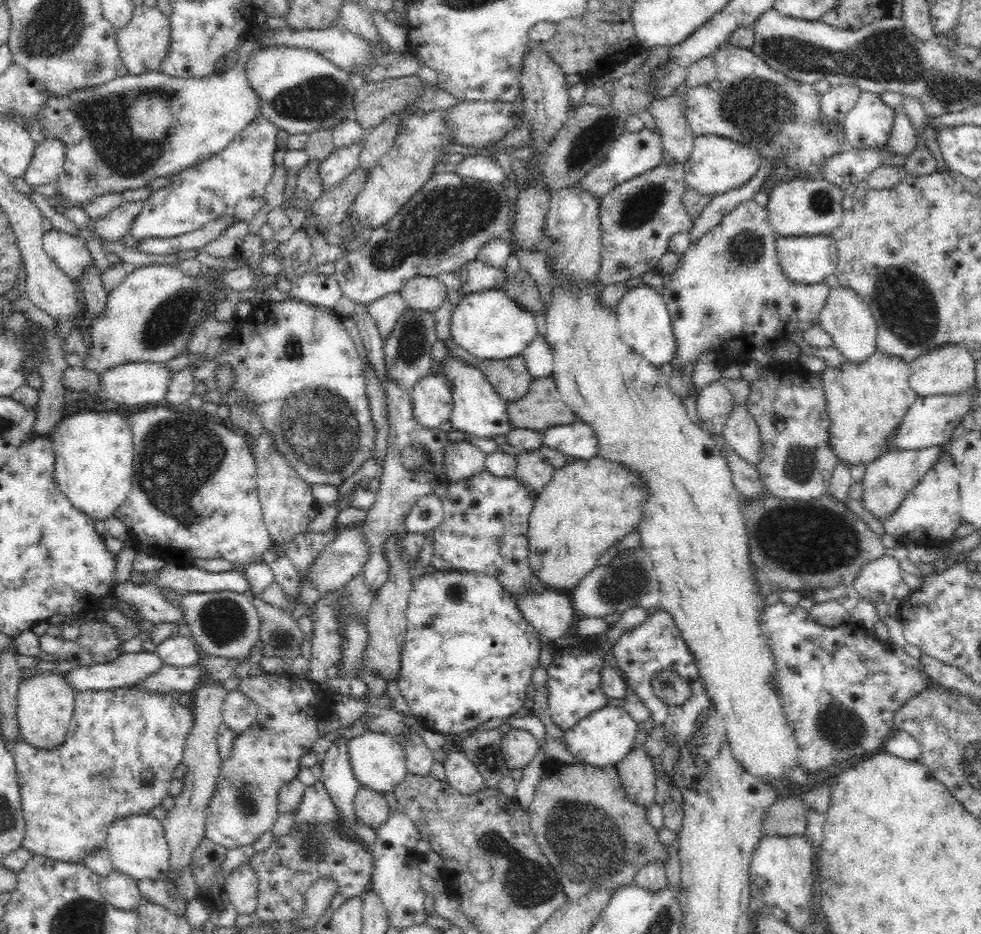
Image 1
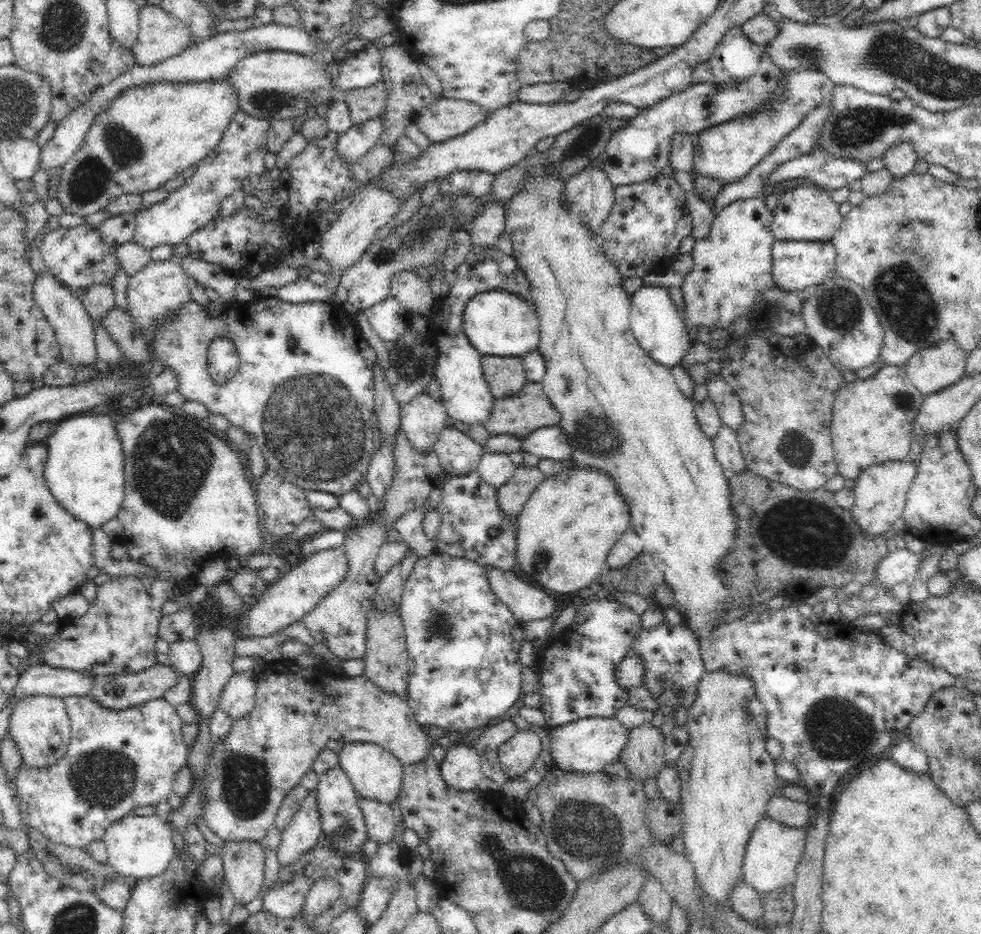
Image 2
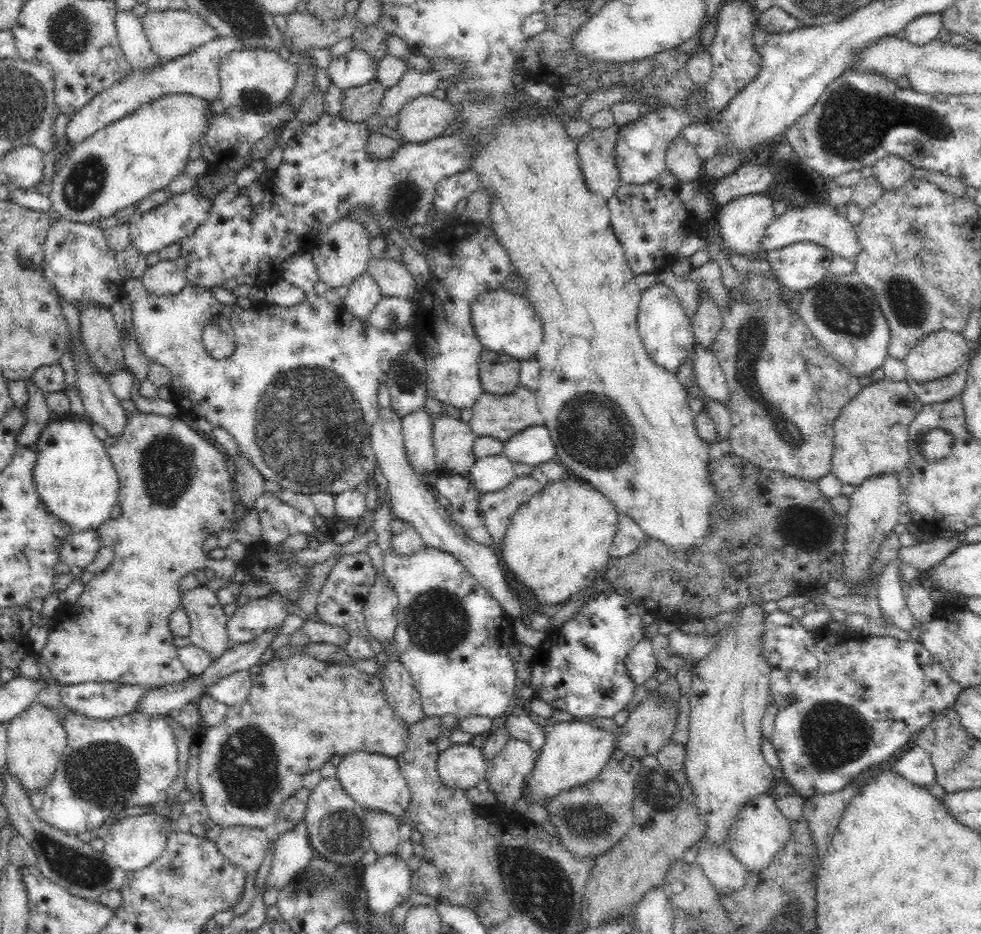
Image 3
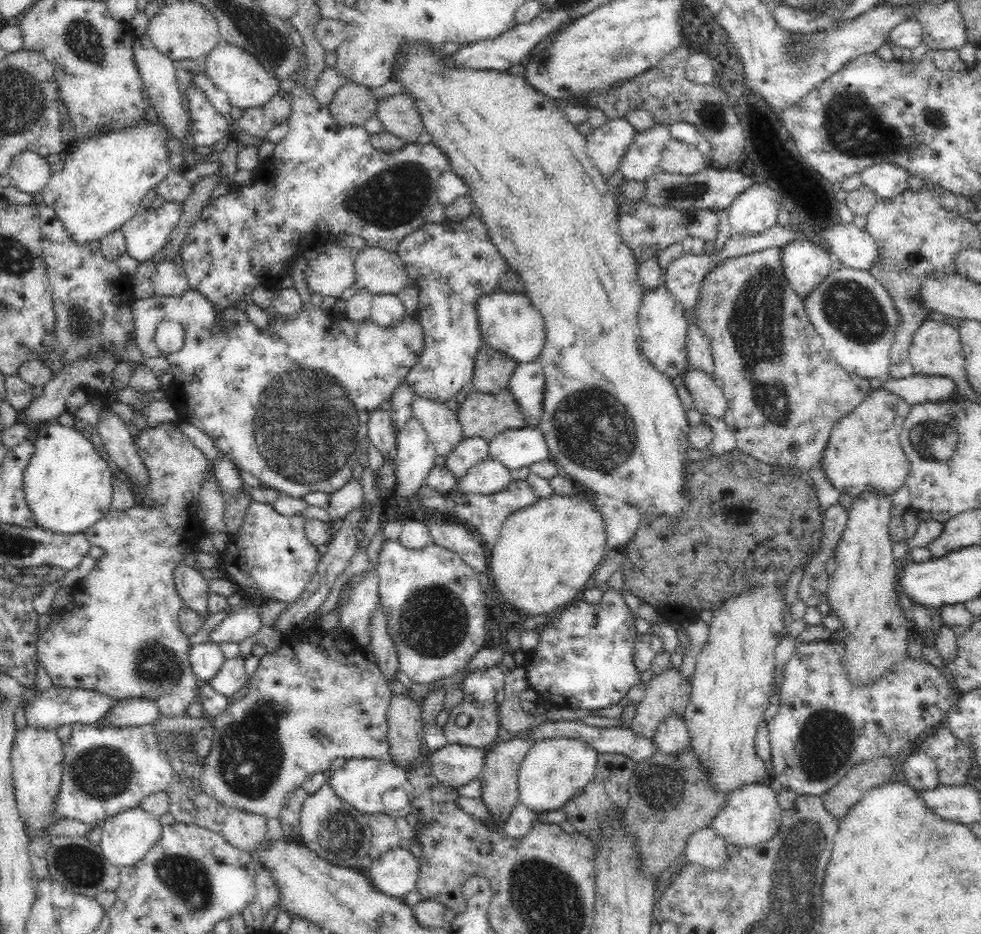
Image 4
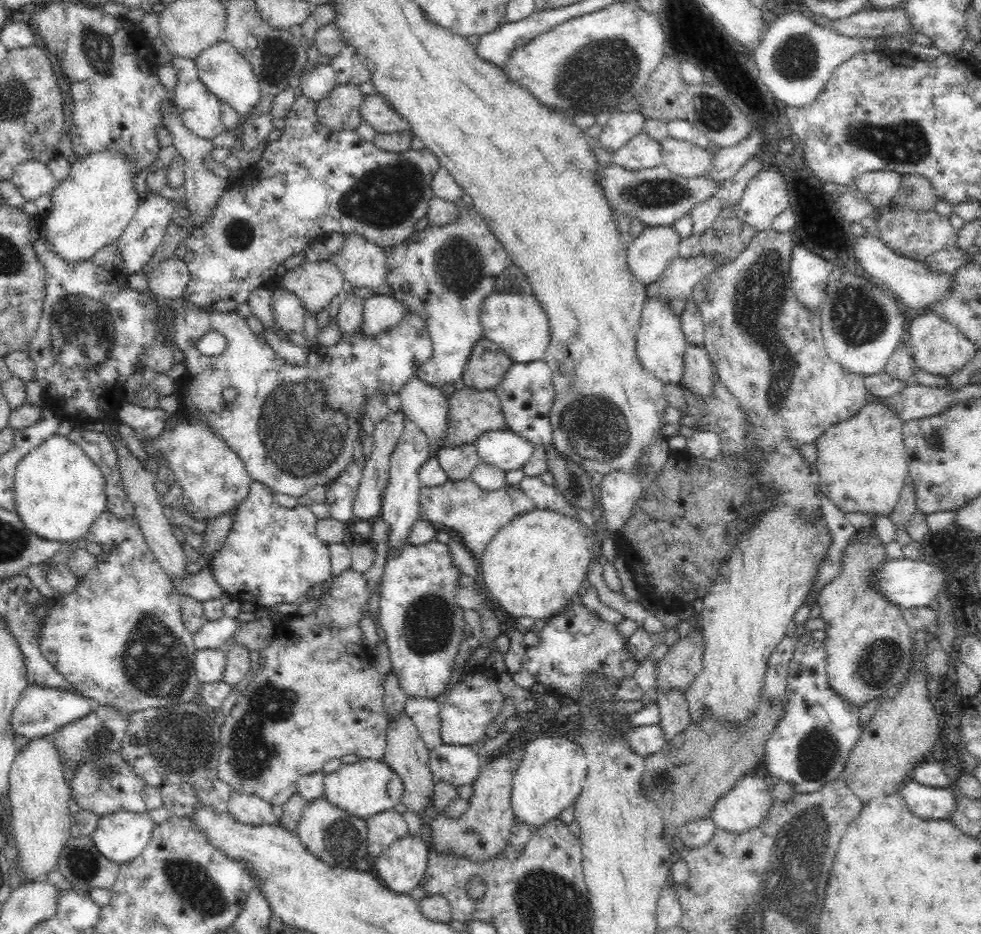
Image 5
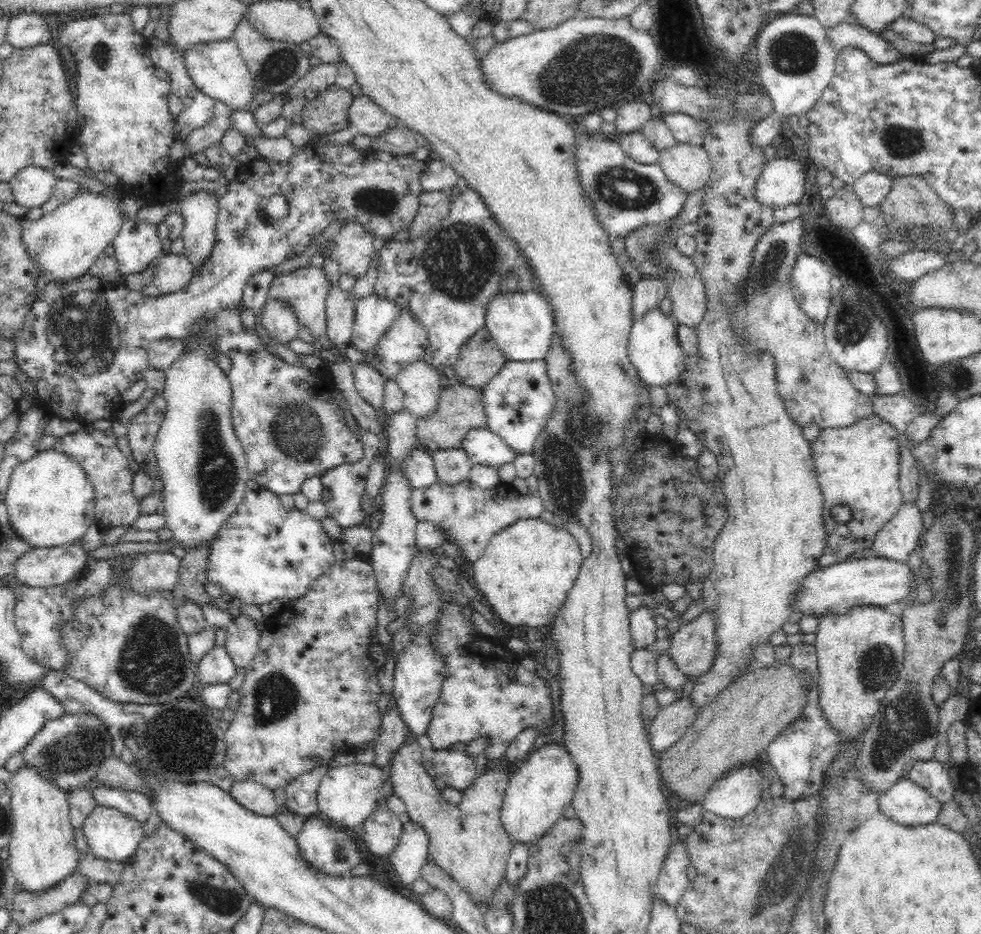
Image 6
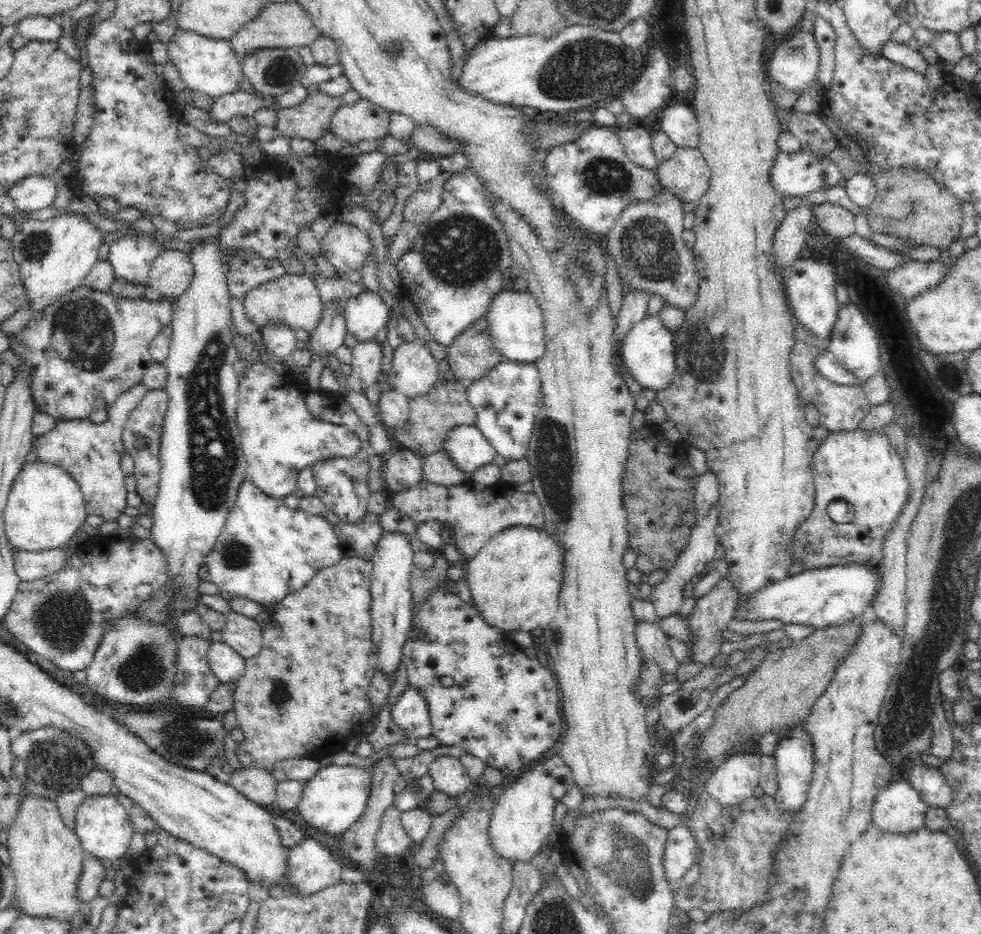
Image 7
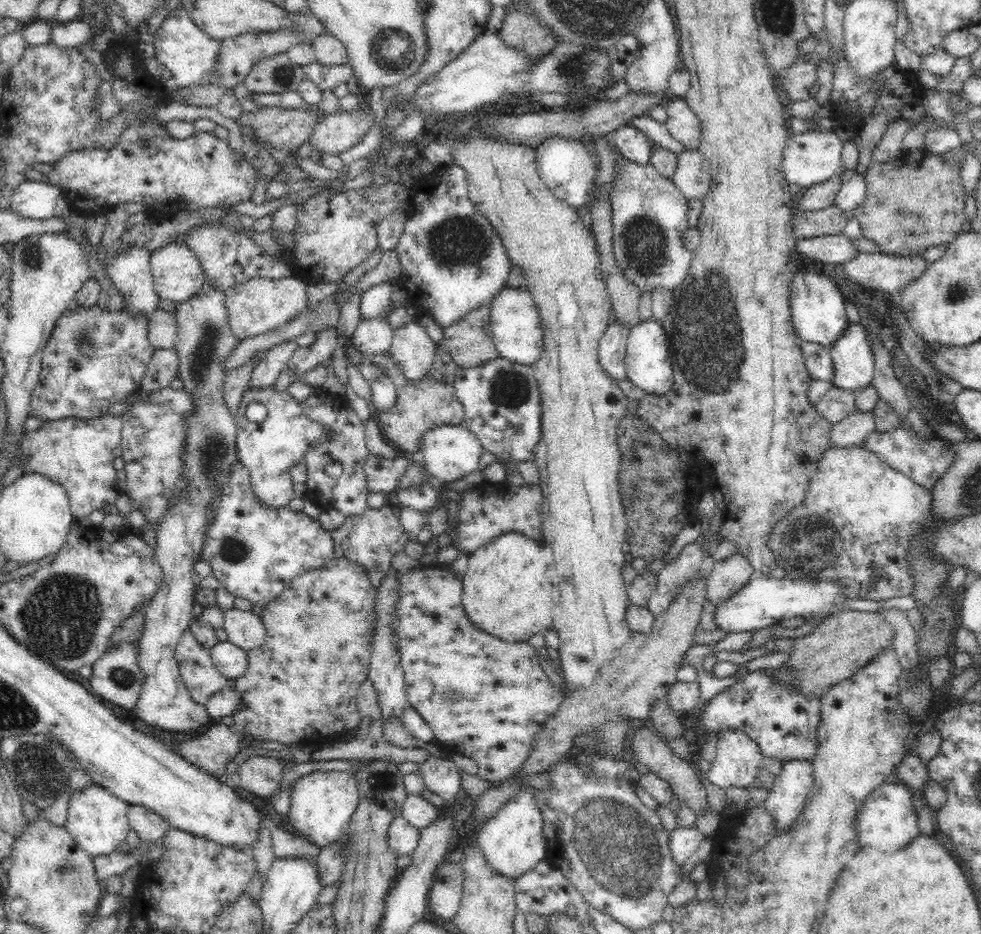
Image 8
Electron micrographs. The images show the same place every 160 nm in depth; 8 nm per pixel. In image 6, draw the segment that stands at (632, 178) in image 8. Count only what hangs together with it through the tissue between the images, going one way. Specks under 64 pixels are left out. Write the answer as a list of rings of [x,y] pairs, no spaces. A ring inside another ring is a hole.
[[[653,226],[632,231],[625,237],[625,249],[642,276],[657,276],[667,282],[667,297],[671,298],[673,304],[672,317],[678,325],[695,330],[707,311],[705,284],[693,260],[684,257],[675,244],[666,245],[662,241],[668,230],[669,226]]]

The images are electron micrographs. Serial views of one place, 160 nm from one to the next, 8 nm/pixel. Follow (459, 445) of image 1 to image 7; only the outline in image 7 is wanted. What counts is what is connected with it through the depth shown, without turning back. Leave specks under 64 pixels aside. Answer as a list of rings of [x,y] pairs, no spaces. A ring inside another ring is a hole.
[[[421,340],[400,345],[392,356],[392,387],[408,400],[426,395],[439,380],[438,364]]]

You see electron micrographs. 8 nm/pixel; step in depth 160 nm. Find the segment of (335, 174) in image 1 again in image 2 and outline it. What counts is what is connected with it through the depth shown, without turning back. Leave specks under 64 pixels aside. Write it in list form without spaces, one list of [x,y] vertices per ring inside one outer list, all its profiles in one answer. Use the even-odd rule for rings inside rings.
[[[380,117],[354,125],[337,138],[335,152],[343,164],[354,164],[378,144],[383,131],[383,118]]]

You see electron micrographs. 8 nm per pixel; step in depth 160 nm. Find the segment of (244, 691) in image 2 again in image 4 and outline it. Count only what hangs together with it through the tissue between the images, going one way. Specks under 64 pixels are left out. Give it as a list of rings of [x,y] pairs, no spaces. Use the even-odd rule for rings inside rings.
[[[234,656],[225,659],[224,664],[218,670],[218,674],[214,678],[206,681],[217,694],[222,694],[226,698],[232,697],[238,693],[244,682],[246,682],[247,674],[244,670],[244,659]]]

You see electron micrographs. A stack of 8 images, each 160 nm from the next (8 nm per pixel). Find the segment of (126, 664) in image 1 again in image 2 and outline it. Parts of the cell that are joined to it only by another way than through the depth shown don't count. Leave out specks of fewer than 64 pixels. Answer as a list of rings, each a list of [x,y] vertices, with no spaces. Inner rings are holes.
[[[45,662],[28,667],[19,675],[14,687],[14,699],[26,696],[56,696],[64,700],[70,696],[84,696],[94,688],[98,676],[90,676],[66,668],[54,668]]]

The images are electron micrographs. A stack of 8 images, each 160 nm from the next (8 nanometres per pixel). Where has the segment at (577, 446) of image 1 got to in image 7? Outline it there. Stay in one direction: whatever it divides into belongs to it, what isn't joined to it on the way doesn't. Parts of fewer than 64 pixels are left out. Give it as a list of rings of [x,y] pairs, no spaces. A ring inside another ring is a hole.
[[[475,424],[453,428],[443,449],[449,452],[452,460],[466,474],[474,472],[483,464],[492,463],[497,454],[496,449]]]

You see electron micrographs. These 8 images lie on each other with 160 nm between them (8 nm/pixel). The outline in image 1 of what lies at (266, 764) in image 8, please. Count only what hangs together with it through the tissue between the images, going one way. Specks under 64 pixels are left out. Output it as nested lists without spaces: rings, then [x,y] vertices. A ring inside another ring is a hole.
[[[242,863],[226,877],[225,891],[238,915],[256,913],[258,879],[250,863]]]

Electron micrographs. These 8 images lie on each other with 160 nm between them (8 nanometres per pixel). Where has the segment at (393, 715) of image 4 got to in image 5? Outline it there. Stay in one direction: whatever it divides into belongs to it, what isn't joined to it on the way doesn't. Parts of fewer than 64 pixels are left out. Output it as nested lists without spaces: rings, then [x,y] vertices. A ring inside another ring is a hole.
[[[406,712],[388,720],[386,748],[382,760],[396,772],[404,783],[403,805],[408,811],[420,815],[430,804],[430,798],[433,796],[433,774],[429,769],[429,748],[419,735],[415,722]]]

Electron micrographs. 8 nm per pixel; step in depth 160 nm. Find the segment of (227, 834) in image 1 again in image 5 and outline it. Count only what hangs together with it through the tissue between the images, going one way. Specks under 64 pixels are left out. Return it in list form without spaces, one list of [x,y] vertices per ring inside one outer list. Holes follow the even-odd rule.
[[[347,569],[334,579],[334,586],[328,594],[322,595],[320,608],[311,616],[291,616],[282,619],[275,628],[274,640],[262,649],[259,654],[258,665],[253,680],[244,685],[244,688],[232,708],[230,715],[220,726],[220,752],[218,752],[218,778],[230,785],[231,792],[256,795],[272,806],[280,806],[297,792],[297,782],[301,776],[322,771],[328,760],[342,758],[346,754],[354,754],[358,758],[382,760],[386,748],[386,728],[389,718],[388,711],[384,709],[384,675],[371,665],[370,651],[361,644],[360,618],[368,605],[370,594],[366,580],[362,573]]]

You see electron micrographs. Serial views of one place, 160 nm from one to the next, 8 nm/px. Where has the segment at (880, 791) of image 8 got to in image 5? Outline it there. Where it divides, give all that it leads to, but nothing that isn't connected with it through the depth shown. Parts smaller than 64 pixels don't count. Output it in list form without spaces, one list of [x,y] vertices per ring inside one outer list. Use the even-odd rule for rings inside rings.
[[[908,781],[899,792],[907,807],[920,818],[950,819],[956,810],[957,798],[952,787],[933,787]]]

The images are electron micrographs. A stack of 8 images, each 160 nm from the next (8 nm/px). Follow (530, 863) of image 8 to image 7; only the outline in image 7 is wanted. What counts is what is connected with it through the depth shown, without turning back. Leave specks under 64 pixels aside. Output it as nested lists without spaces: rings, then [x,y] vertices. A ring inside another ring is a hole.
[[[558,753],[530,764],[515,782],[504,790],[498,790],[488,829],[495,851],[511,863],[514,860],[530,862],[532,856],[547,844],[556,803],[560,802],[574,785],[573,772]]]

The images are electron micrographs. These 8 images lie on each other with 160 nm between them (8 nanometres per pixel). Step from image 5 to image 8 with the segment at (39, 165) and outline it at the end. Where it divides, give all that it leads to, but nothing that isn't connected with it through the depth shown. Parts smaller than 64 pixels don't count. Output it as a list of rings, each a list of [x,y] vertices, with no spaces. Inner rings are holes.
[[[30,179],[14,189],[9,208],[20,216],[39,220],[52,216],[67,218],[72,212],[60,187]]]

